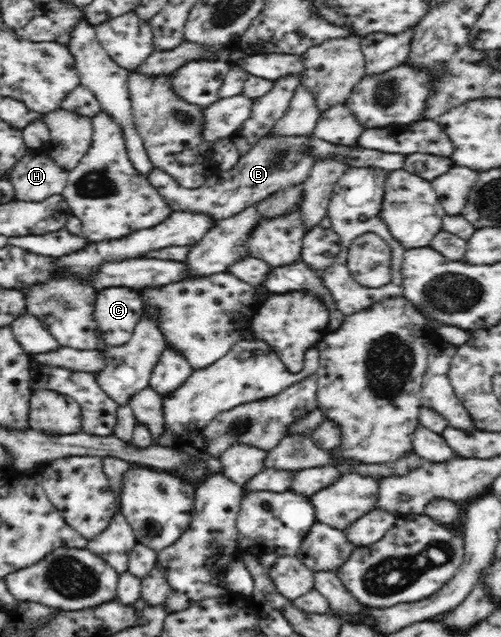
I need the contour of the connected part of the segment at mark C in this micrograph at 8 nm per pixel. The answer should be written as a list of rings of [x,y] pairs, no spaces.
[[[110,287],[102,289],[95,296],[94,316],[107,348],[121,346],[129,342],[136,325],[143,318],[144,299],[139,292],[125,287]]]

